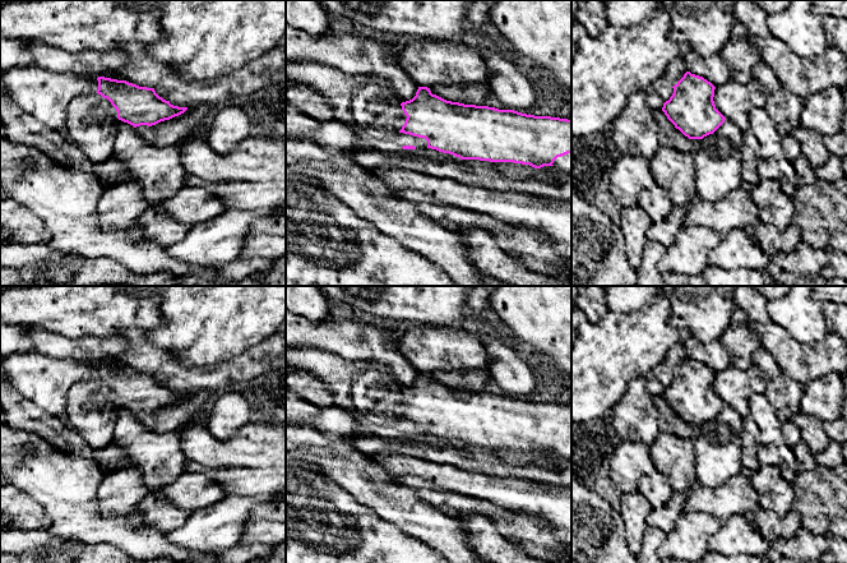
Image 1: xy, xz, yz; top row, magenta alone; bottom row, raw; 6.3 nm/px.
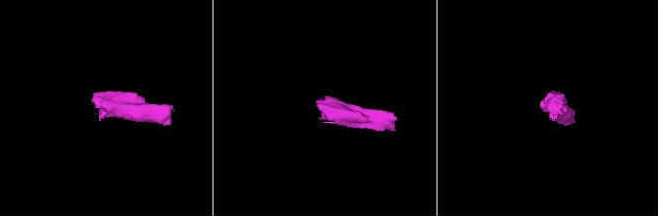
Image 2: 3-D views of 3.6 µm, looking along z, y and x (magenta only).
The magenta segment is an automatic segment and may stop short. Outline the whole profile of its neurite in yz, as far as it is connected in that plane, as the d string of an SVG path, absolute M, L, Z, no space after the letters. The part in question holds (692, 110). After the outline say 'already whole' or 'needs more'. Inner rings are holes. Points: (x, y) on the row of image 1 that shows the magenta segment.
M686 71L672 88L674 93L663 103L662 111L675 128L689 139L703 139L725 123L726 117L716 109L713 101L716 87L703 77Z; already whole

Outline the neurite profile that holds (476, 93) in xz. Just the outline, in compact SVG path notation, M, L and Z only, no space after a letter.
M487 83L458 86L436 84L431 87L430 91L432 94L436 94L446 101L476 106L486 106L489 97L492 94Z

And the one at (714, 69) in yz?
M690 50L682 56L682 59L688 66L688 71L703 77L716 88L731 79L730 66L721 54L704 57Z

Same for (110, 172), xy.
M112 158L93 163L91 171L103 188L131 180L130 170Z

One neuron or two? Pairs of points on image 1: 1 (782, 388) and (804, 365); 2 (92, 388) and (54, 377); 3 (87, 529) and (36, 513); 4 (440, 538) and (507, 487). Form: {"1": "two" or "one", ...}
{"1": "two", "2": "one", "3": "two", "4": "two"}

